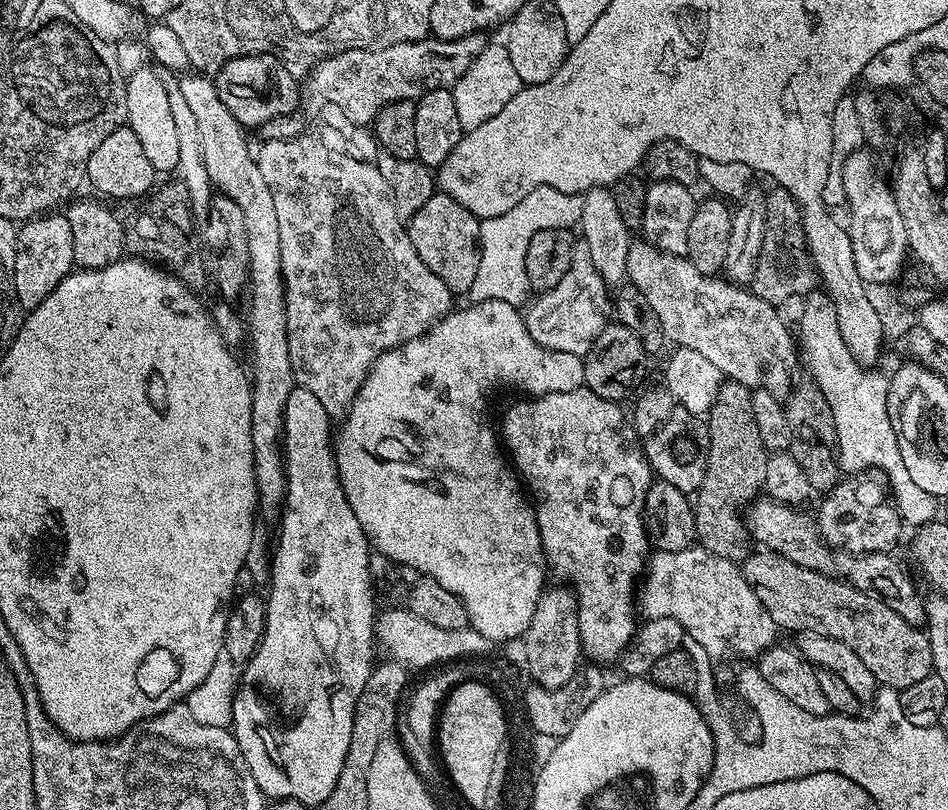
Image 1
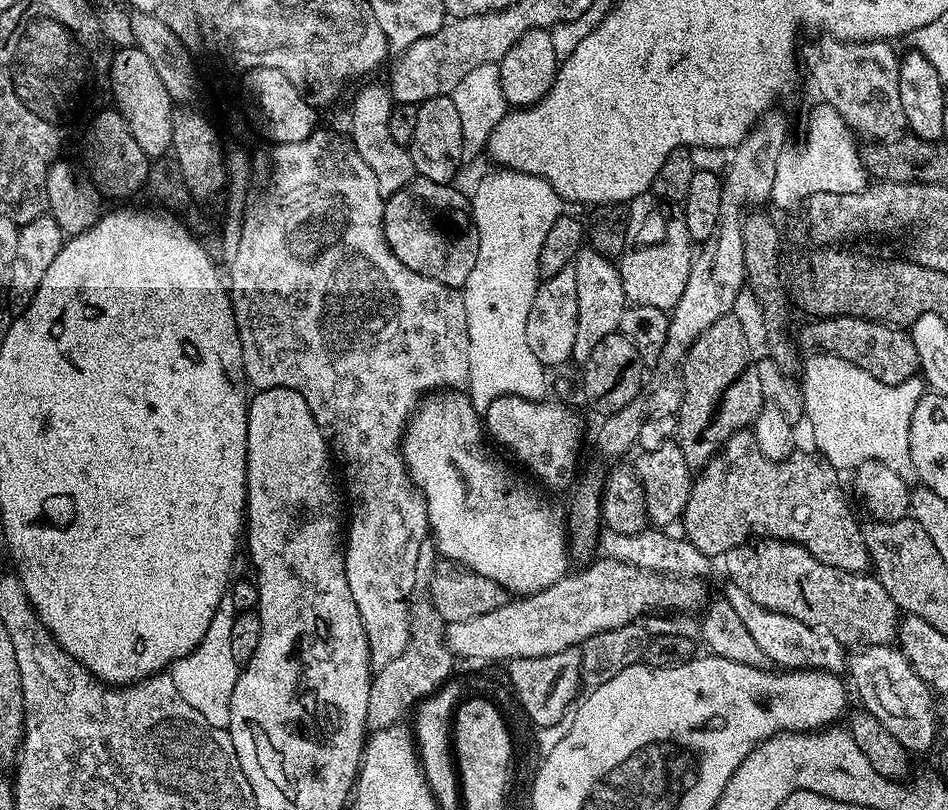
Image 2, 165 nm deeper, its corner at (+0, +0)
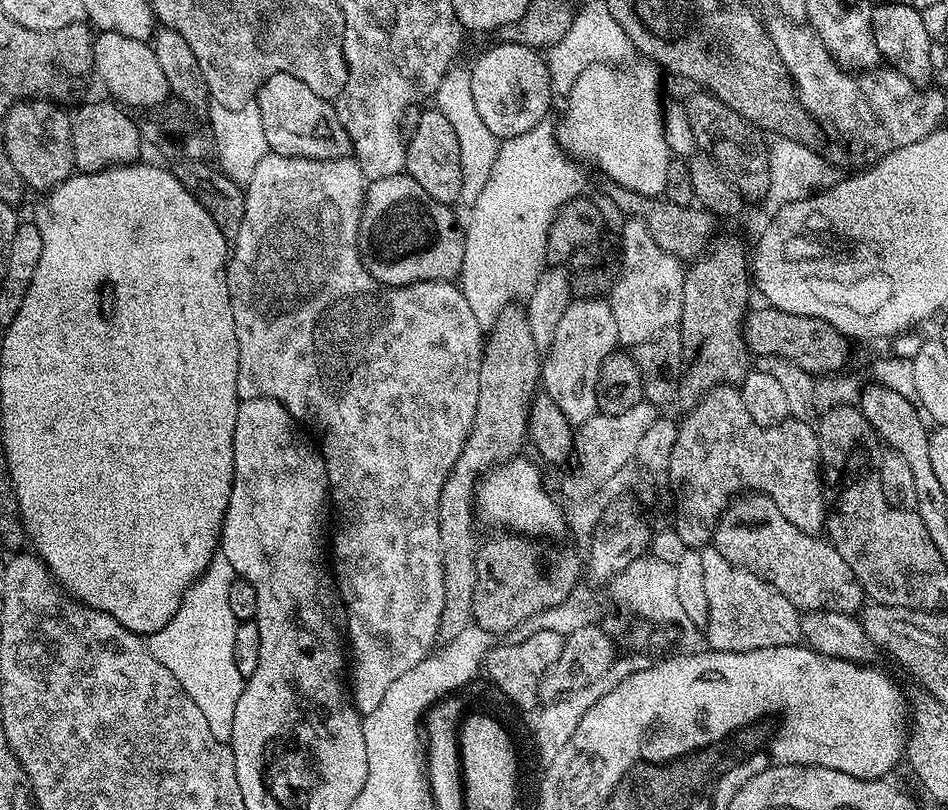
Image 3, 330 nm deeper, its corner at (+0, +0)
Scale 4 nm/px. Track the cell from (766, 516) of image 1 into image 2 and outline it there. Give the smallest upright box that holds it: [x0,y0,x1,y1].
[682,431,870,573]

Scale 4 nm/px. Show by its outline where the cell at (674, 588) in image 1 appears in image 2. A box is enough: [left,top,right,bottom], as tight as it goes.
[444,559,705,662]

